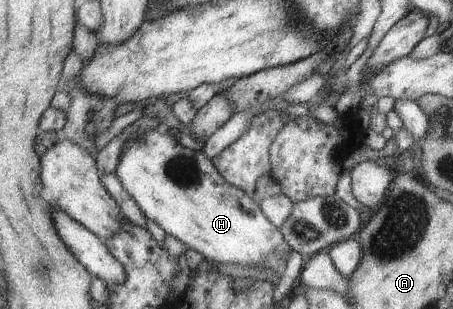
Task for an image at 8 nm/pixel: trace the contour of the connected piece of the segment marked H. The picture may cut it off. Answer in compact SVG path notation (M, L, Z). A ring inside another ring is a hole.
M156 126L144 132L138 140L124 144L115 173L124 190L138 203L147 219L156 222L166 234L172 234L184 242L188 249L200 252L204 260L256 267L264 264L272 254L288 259L293 251L284 240L284 233L268 220L253 198L238 187L228 184L203 150L190 150L182 146L171 130Z

